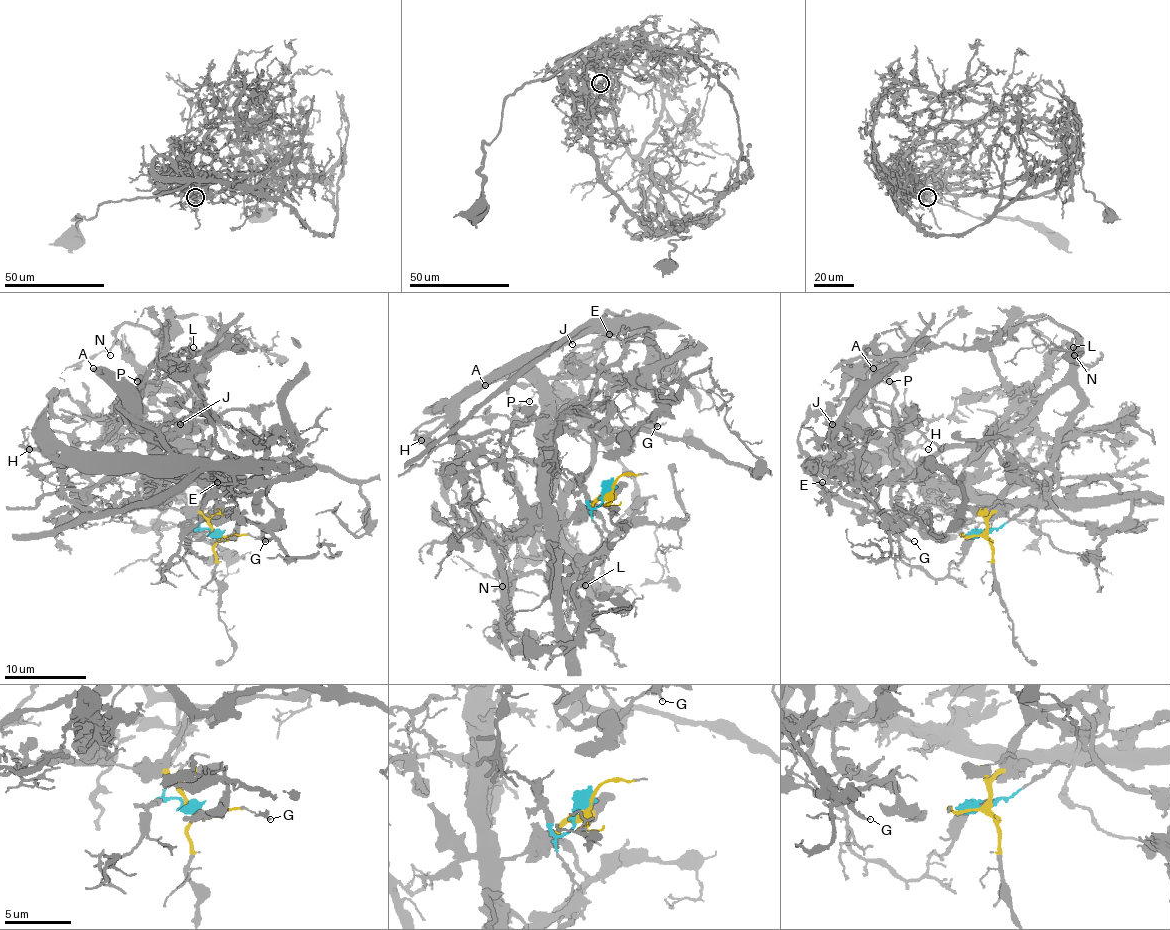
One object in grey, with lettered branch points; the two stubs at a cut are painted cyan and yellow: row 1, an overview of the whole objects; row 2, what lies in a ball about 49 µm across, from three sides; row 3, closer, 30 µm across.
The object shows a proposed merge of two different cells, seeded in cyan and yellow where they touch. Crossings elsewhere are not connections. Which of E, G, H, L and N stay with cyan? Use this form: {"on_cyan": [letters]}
{"on_cyan": ["E", "G", "H"]}

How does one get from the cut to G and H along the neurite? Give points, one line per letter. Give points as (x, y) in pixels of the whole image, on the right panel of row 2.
G: (979, 533), (995, 529), (977, 531), (957, 566), (930, 578), (904, 560), (894, 527), (853, 497), (914, 541)
H: (979, 533), (995, 529), (977, 531), (957, 566), (930, 578), (904, 560), (875, 507), (820, 472), (928, 450)

